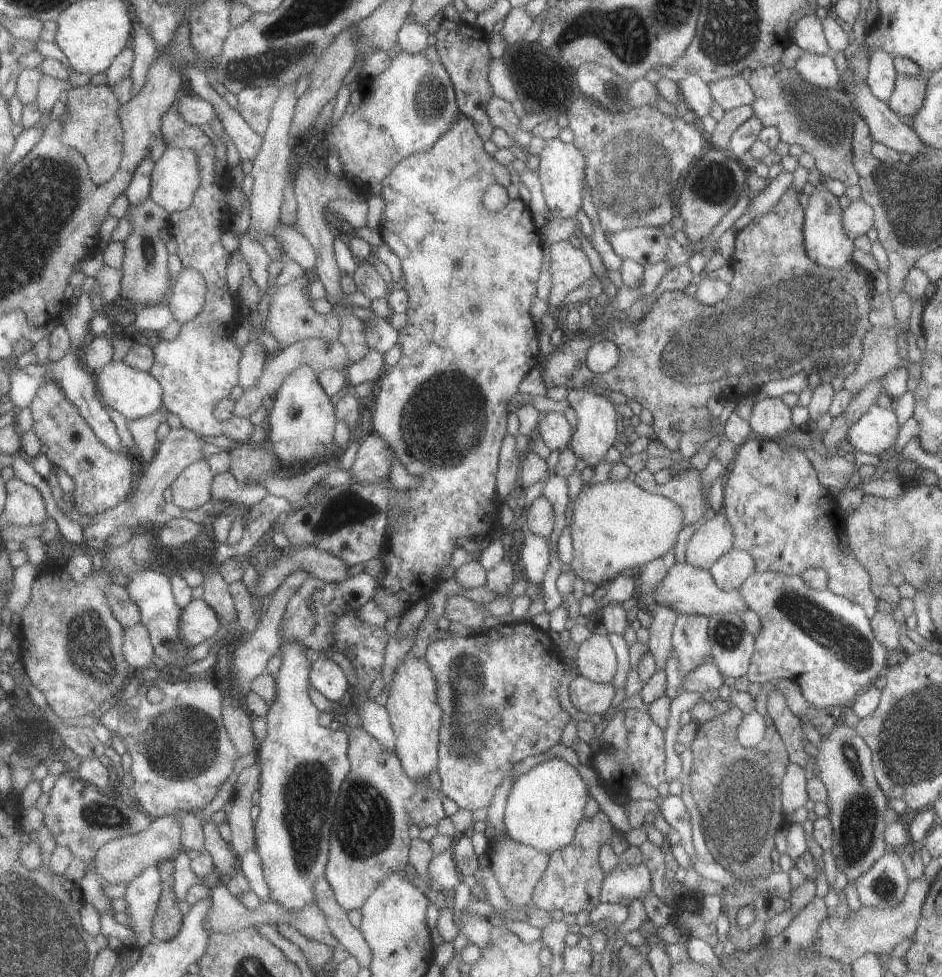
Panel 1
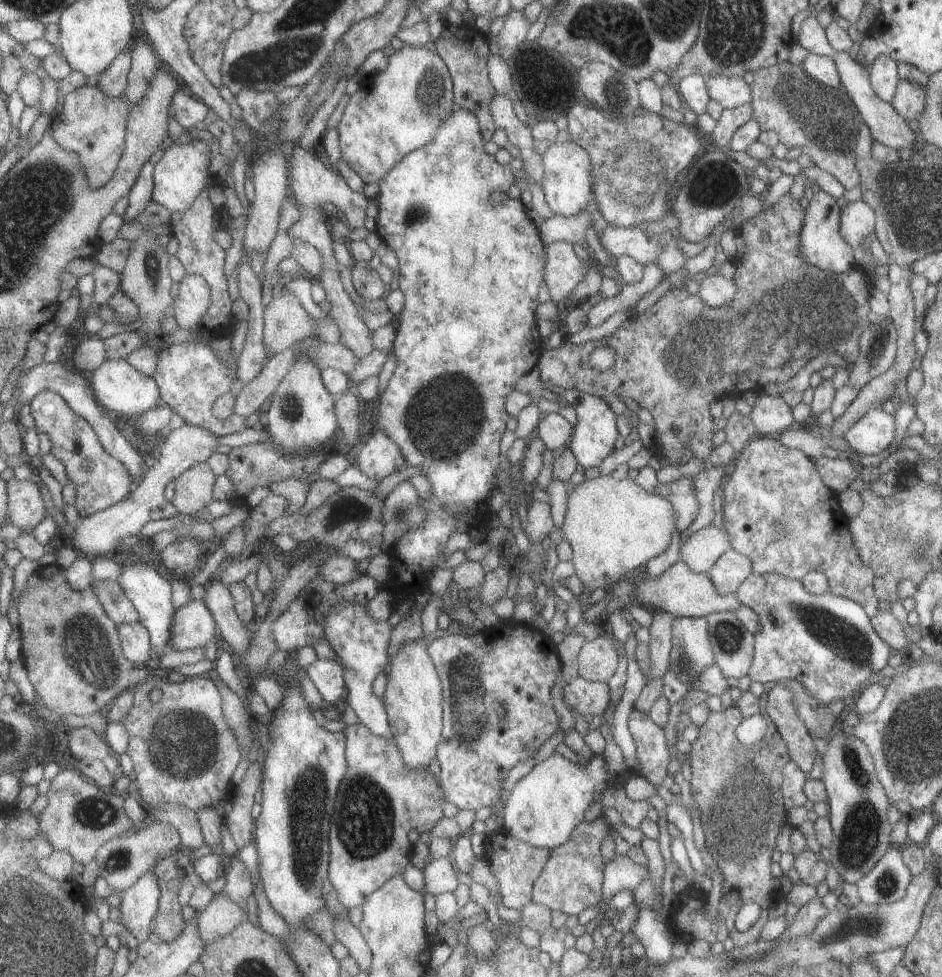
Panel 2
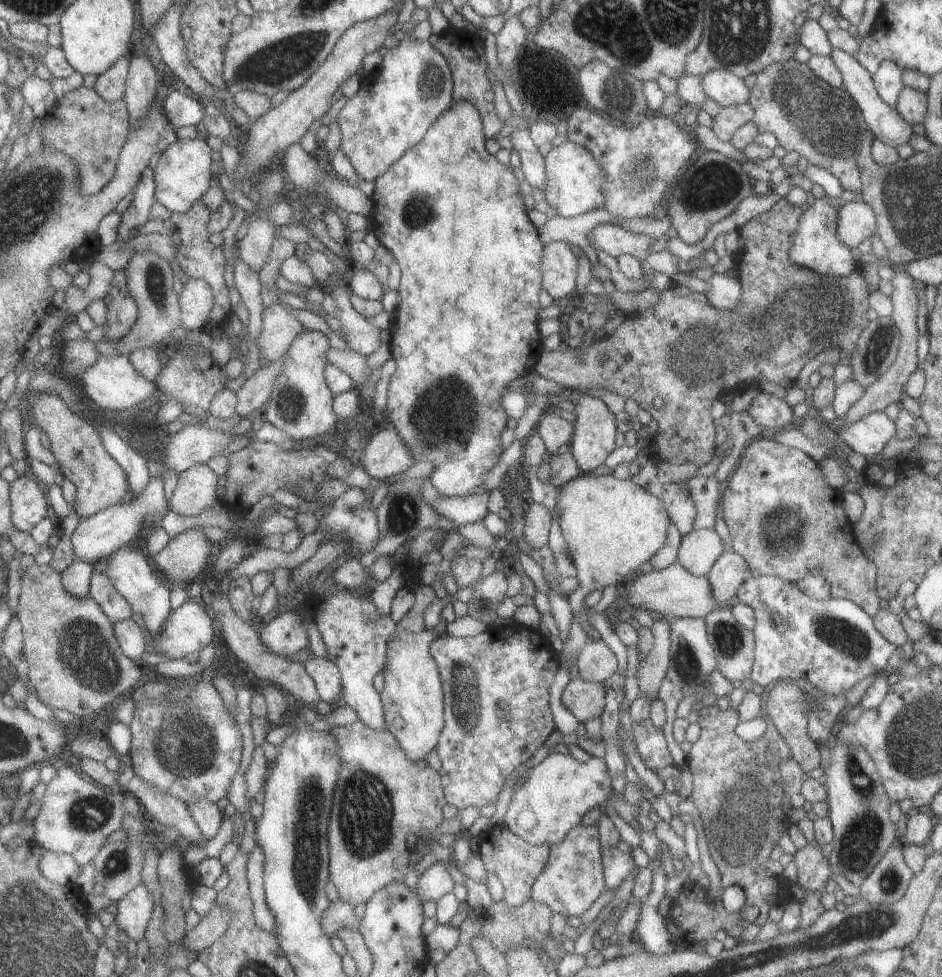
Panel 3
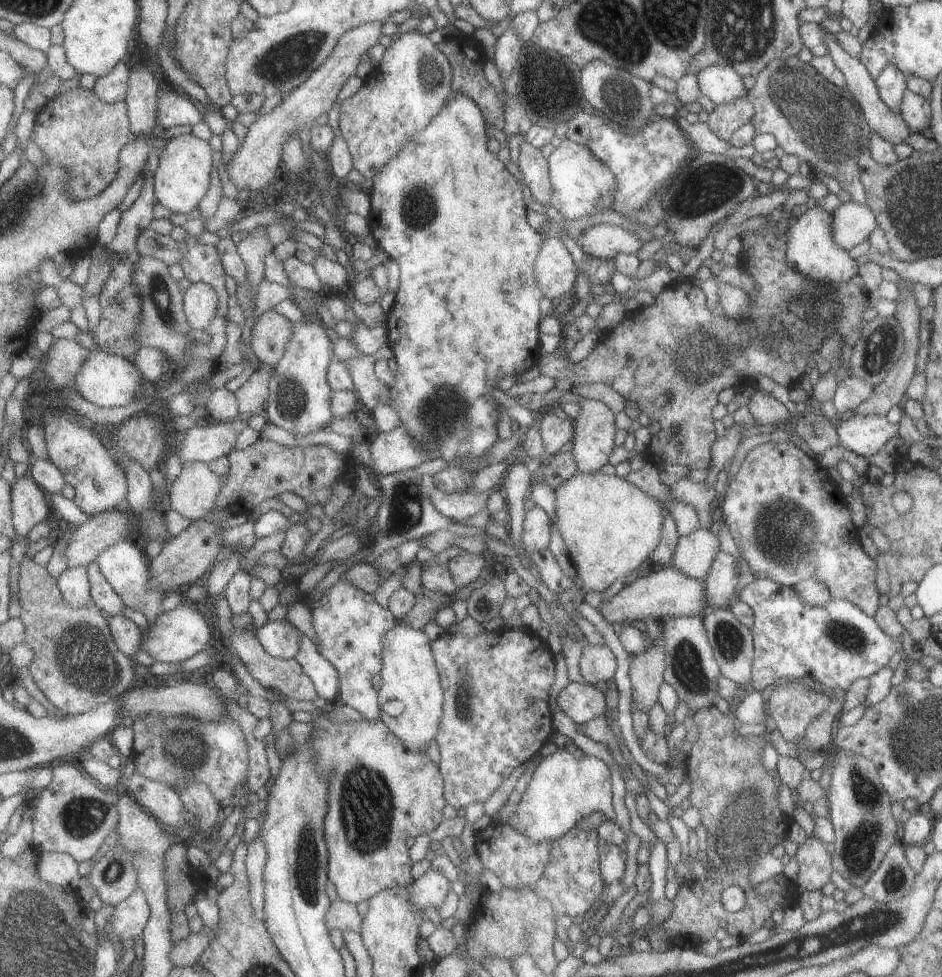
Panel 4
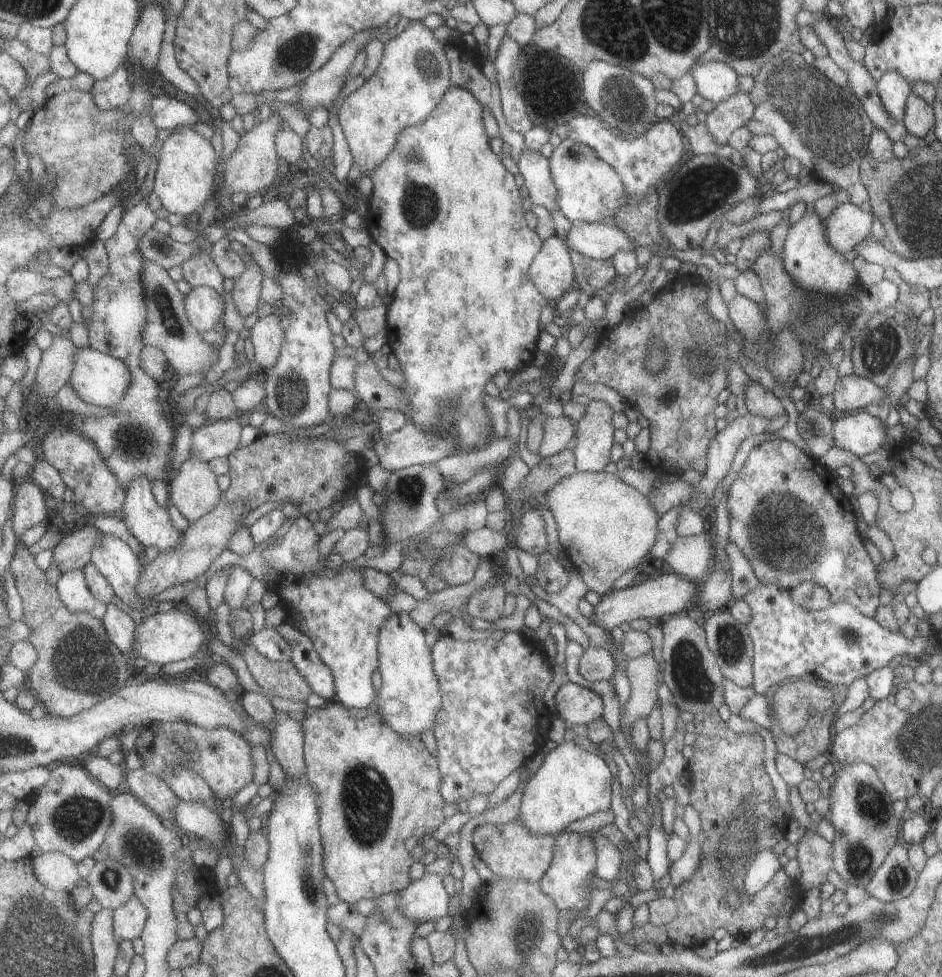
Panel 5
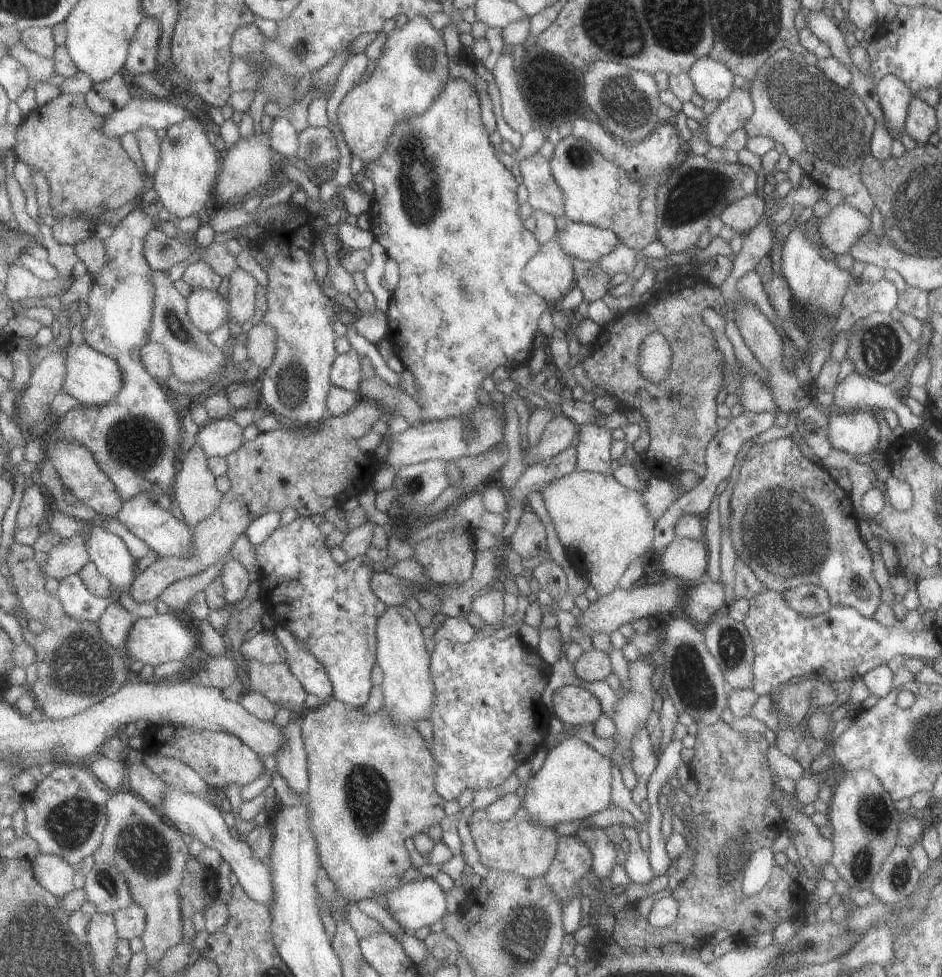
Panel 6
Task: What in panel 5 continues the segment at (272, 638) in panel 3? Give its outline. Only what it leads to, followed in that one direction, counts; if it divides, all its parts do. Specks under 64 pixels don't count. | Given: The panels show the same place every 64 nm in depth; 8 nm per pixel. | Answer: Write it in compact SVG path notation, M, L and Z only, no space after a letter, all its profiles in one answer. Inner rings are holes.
M265 626L259 632L249 637L251 646L257 648L259 654L266 658L279 661L292 661L293 646L287 638L281 636L279 626Z

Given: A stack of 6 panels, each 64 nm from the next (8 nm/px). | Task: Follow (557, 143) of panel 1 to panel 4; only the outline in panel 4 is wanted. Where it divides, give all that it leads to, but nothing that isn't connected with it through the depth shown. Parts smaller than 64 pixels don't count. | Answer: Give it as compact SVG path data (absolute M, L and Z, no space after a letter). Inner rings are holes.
M564 138L547 156L546 162L547 178L551 186L550 209L559 212L564 219L570 220L610 209L611 198L615 192L615 180L611 172L595 159L587 148Z

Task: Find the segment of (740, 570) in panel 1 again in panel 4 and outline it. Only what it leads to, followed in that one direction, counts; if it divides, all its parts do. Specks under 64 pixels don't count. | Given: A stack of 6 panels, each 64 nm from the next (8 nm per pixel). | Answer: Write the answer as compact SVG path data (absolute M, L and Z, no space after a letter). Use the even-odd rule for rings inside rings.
M717 551L707 574L702 578L707 608L727 608L732 602L738 575L736 572L736 560L733 555Z

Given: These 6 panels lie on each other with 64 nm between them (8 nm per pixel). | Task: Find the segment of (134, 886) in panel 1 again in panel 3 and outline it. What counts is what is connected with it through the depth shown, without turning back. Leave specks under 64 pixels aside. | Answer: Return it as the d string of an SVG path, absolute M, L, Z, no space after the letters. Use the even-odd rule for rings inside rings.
M141 883L117 904L114 923L121 933L121 939L144 939L151 922L156 902L150 888Z

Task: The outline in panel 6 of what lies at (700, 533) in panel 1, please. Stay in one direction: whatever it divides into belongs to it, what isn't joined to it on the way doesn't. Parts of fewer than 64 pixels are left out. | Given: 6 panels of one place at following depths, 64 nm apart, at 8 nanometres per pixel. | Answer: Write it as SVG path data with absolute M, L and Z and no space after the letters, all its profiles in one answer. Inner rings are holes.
M675 537L659 556L659 570L692 585L706 571L707 548L697 539Z

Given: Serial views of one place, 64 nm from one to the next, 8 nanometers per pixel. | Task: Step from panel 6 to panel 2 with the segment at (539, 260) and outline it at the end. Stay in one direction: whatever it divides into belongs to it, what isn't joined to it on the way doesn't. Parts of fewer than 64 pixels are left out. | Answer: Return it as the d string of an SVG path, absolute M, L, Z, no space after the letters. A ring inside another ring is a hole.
M565 241L544 245L543 282L553 303L568 299L571 290L582 280L586 272L573 251L573 245Z

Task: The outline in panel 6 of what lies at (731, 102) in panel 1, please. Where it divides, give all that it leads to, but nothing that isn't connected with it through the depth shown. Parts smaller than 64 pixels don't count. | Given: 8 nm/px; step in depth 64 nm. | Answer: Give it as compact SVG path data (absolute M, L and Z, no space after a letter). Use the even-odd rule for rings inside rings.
M709 57L698 58L686 72L691 79L694 92L705 100L723 100L731 90L732 72L721 62Z

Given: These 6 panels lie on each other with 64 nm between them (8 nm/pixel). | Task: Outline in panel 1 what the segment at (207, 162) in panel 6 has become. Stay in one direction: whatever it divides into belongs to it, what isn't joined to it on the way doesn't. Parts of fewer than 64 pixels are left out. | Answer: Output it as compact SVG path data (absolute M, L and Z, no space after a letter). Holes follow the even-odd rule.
M167 146L154 166L152 180L151 199L160 207L166 208L171 214L175 211L186 211L194 203L195 195L202 186L199 153L195 149L178 149Z

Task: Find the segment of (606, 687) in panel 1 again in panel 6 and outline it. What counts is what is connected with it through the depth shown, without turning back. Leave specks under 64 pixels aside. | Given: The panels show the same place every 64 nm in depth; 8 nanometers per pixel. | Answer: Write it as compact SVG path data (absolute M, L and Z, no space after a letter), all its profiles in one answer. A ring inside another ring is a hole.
M566 685L551 698L551 713L566 728L577 729L583 724L593 724L601 715L599 700L582 687Z

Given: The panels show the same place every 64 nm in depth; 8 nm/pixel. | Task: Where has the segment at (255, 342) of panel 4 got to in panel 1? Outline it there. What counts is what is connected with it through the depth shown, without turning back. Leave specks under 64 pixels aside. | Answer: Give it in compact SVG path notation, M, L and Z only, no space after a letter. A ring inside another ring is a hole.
M311 275L304 276L290 281L286 285L275 287L274 291L270 292L271 301L268 308L268 321L264 332L273 336L278 343L278 350L287 348L296 342L317 337L327 342L335 342L340 337L342 322L337 320L337 316L333 312L320 314L313 307L307 304L307 296L303 291L303 284L311 282Z

